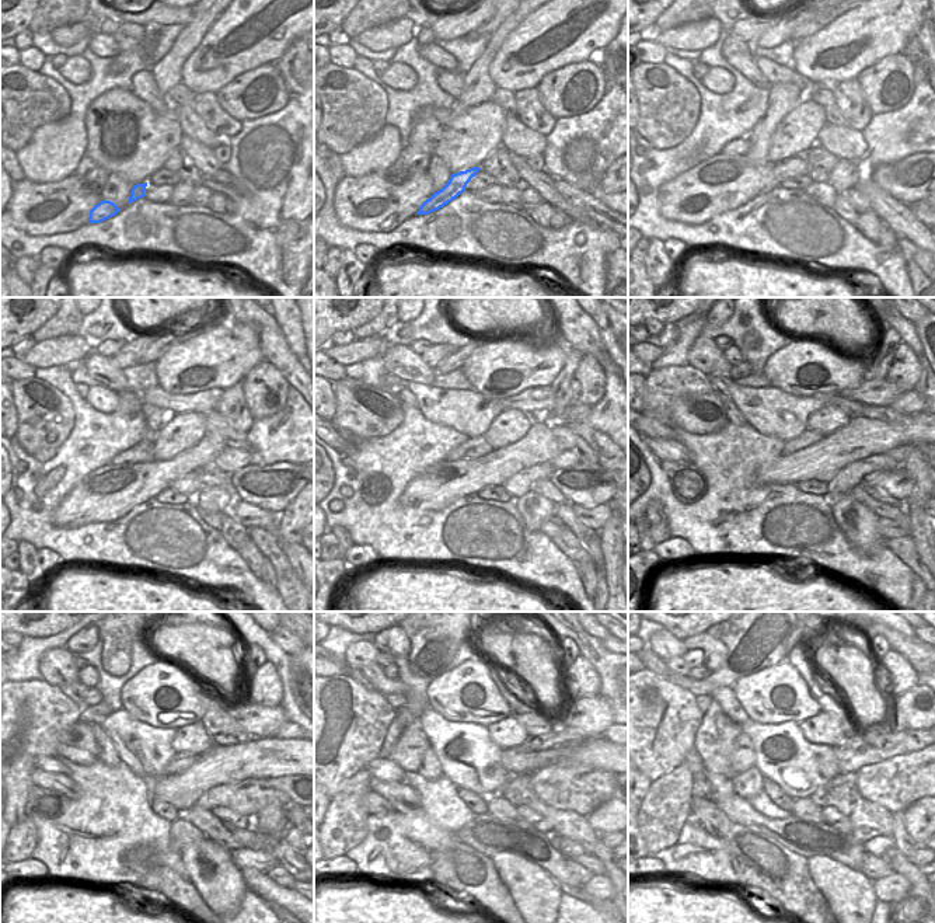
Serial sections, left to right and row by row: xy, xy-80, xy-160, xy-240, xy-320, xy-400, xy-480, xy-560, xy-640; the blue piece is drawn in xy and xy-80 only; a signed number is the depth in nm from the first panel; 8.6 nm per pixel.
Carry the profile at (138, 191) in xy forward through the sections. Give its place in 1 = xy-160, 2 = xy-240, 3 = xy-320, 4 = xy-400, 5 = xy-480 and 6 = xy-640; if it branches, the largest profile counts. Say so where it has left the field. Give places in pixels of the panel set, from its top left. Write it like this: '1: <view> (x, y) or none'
1: xy-160 (798, 166)
2: xy-240 (187, 486)
3: xy-320 (519, 484)
4: xy-400 (848, 477)
5: xy-480 (248, 797)
6: xy-640 (896, 783)

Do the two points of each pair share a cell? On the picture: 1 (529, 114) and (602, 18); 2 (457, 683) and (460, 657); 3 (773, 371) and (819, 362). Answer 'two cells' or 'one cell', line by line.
1: two cells
2: two cells
3: one cell

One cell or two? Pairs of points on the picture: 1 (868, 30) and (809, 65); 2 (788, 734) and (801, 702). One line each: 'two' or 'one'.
1: one
2: two

